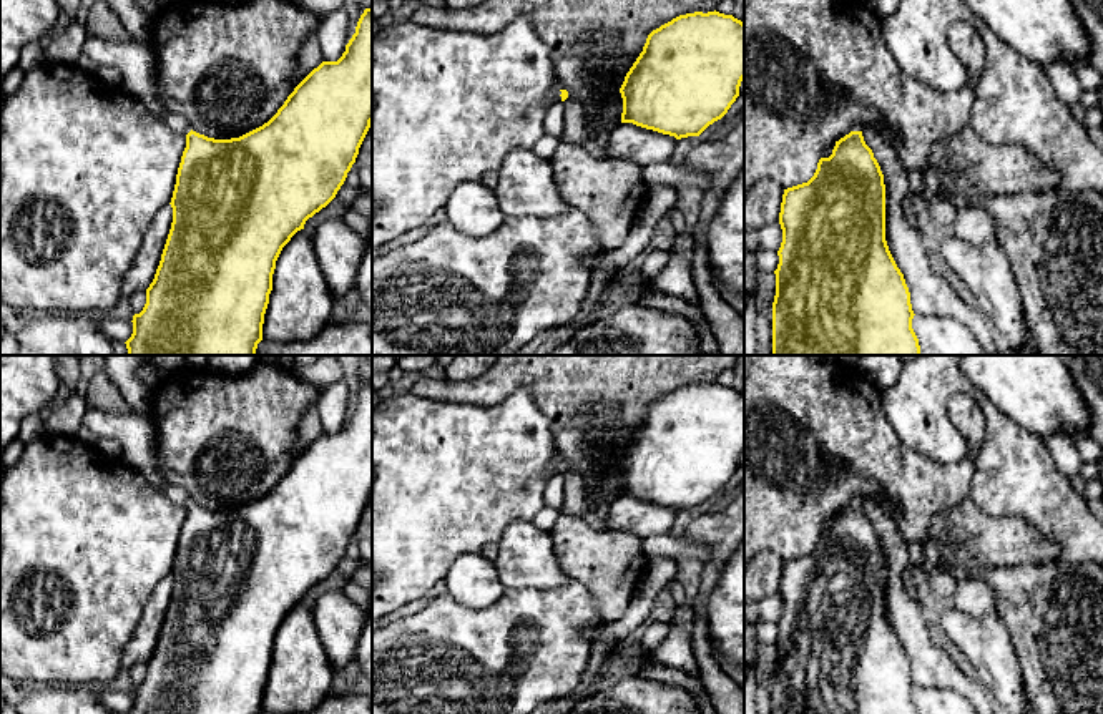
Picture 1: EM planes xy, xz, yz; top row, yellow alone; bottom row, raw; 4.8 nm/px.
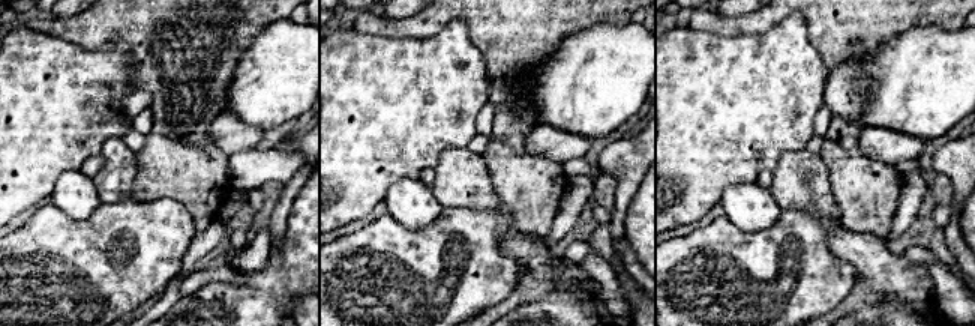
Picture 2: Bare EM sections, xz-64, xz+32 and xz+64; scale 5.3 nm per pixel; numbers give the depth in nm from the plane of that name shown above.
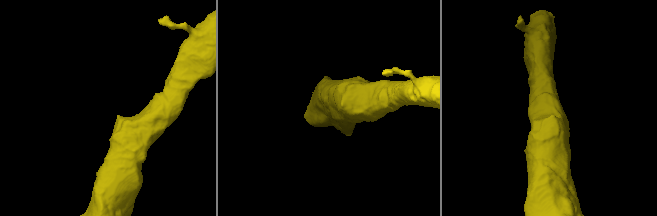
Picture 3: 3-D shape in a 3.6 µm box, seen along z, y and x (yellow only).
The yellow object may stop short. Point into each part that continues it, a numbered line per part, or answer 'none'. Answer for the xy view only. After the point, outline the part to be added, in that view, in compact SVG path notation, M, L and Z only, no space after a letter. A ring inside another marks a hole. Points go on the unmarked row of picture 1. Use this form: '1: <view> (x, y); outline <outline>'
1: xy (135, 432); outline M88 408L83 417L83 427L98 438L113 438L123 448L123 460L138 470L156 490L168 500L188 506L189 495L168 483L156 462L156 427L151 413L130 410L126 413L108 413Z

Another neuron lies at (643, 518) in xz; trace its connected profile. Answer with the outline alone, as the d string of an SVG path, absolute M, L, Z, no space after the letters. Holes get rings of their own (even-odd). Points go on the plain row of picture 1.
M621 495L606 511L605 528L646 538L669 531L676 515L674 508Z

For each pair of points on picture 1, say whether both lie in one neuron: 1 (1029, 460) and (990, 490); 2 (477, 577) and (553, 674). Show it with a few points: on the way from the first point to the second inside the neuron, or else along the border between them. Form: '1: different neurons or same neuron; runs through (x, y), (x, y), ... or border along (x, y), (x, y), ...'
1: same neuron; runs through (1019, 470), (1000, 487)
2: different neurons; border along (507, 590), (495, 601), (477, 610), (455, 601)

